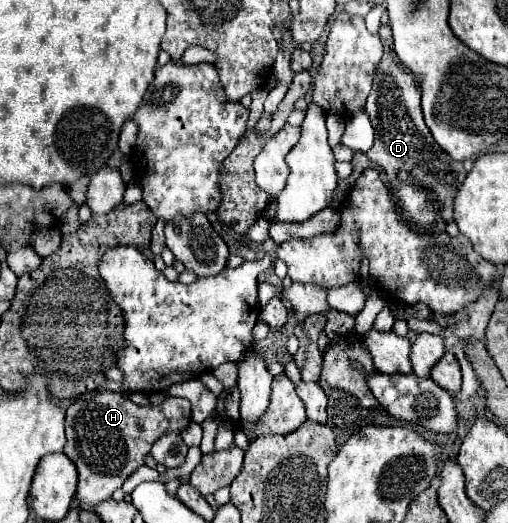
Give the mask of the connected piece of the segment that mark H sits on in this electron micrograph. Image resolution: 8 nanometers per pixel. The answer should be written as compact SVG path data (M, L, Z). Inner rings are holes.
M92 391L84 393L66 409L66 445L64 453L78 469L78 491L76 497L82 501L84 507L94 507L100 501L110 499L110 495L122 487L122 483L144 465L144 457L150 453L154 441L166 433L180 433L190 425L190 401L180 397L168 397L162 405L148 405L140 407L132 403L124 393L114 391Z

